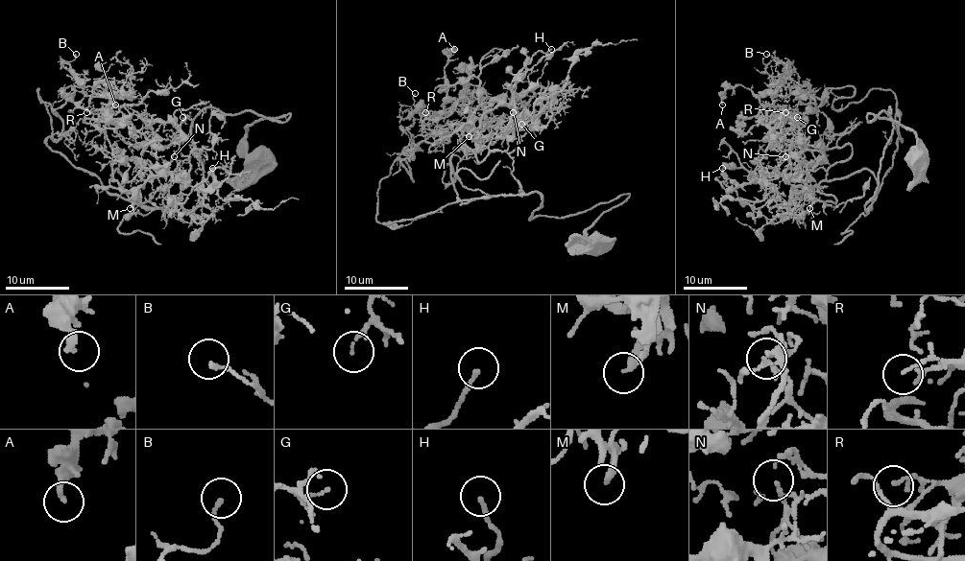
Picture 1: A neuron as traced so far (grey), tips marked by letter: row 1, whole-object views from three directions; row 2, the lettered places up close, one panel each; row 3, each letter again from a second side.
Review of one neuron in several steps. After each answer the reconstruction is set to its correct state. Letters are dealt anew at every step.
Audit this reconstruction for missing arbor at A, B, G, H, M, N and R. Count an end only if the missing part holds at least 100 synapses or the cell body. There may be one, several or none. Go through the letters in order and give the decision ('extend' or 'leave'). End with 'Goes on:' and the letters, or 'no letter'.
A: leave
B: leave
G: leave
H: leave
M: leave
N: leave
R: leave
Goes on: no letter

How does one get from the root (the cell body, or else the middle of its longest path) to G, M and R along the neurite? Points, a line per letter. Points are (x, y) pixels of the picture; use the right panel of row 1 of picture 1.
G: (918, 158), (867, 120), (889, 107), (867, 213), (867, 170), (802, 192), (802, 146), (770, 125), (797, 117)
M: (918, 158), (912, 131), (869, 114), (893, 120), (869, 211), (867, 170), (804, 190), (809, 208)
R: (918, 158), (912, 131), (867, 120), (889, 107), (867, 213), (867, 170), (802, 192), (785, 112)

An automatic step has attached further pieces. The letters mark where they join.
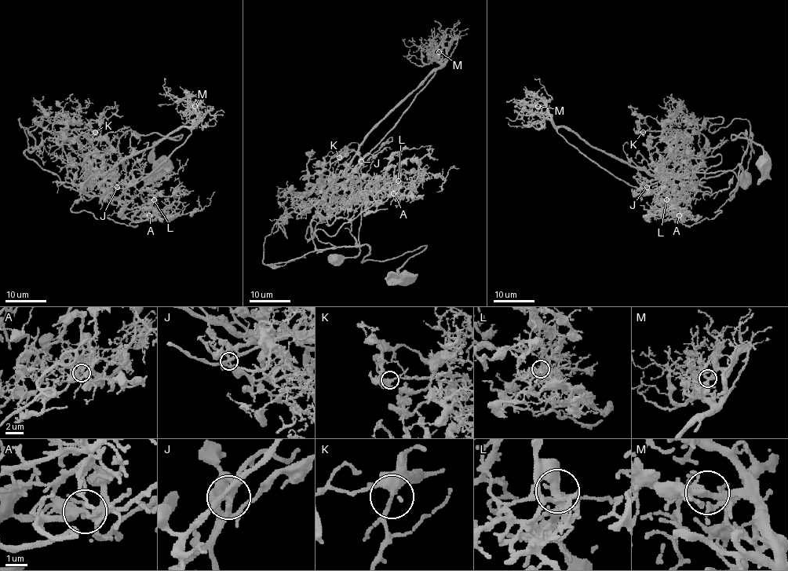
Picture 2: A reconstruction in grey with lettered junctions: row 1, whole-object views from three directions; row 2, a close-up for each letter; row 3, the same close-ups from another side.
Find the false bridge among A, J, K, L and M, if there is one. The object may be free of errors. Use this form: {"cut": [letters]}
{"cut": ["J"]}

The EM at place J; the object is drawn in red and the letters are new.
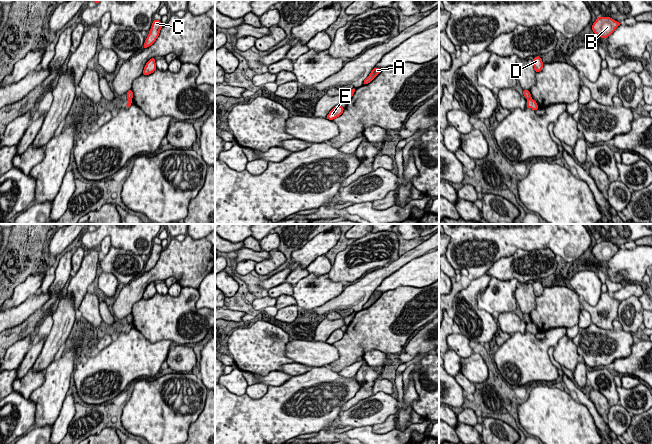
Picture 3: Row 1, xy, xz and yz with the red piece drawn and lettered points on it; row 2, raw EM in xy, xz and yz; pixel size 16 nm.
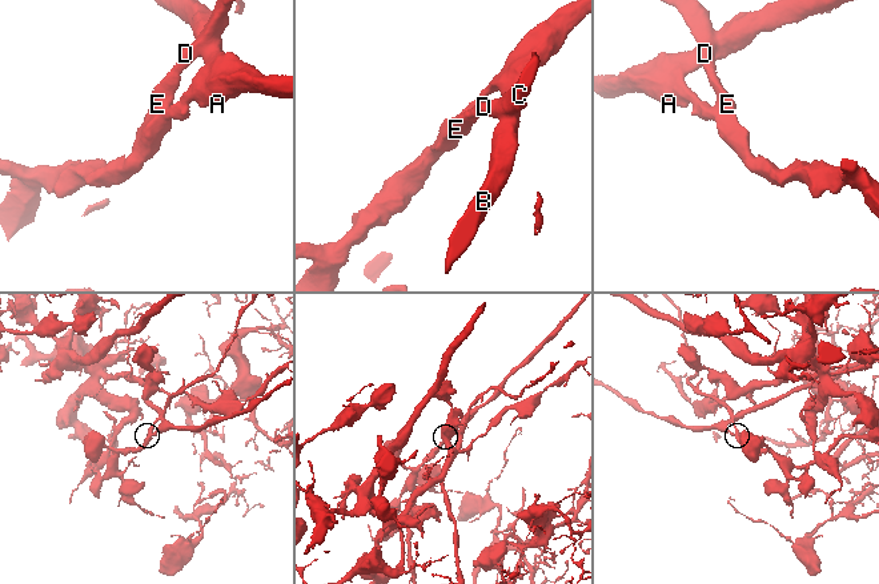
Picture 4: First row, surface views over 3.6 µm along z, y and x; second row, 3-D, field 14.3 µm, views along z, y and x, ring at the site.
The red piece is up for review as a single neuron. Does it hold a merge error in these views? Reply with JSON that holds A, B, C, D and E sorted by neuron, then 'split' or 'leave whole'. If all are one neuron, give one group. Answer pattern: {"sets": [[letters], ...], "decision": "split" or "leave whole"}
{"sets": [["A", "B"], ["C", "D", "E"]], "decision": "split"}

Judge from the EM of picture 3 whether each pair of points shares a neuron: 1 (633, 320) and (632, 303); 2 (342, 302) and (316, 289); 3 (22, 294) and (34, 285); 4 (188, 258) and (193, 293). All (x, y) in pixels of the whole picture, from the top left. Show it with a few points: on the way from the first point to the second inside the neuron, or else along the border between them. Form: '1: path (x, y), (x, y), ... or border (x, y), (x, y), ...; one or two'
1: path (632, 316), (632, 307); one
2: border (344, 289), (335, 297), (313, 308); two
3: path (25, 291), (31, 286); one
4: border (182, 286), (192, 286), (197, 289); two

